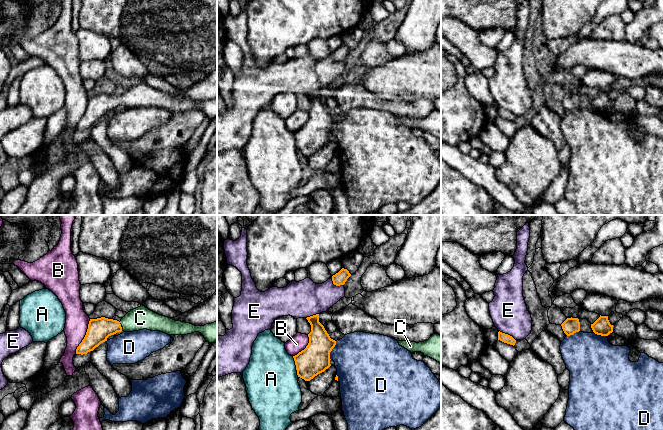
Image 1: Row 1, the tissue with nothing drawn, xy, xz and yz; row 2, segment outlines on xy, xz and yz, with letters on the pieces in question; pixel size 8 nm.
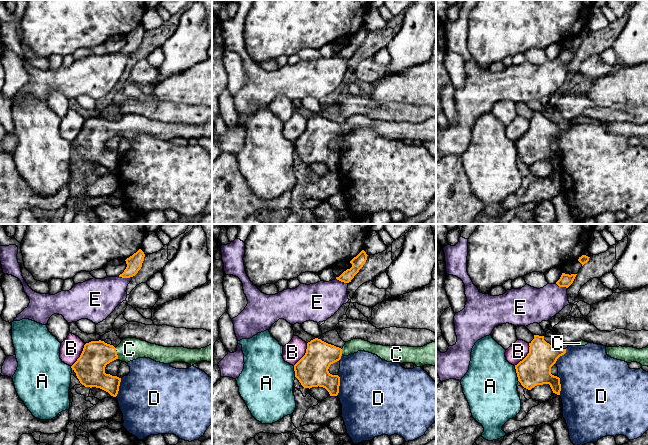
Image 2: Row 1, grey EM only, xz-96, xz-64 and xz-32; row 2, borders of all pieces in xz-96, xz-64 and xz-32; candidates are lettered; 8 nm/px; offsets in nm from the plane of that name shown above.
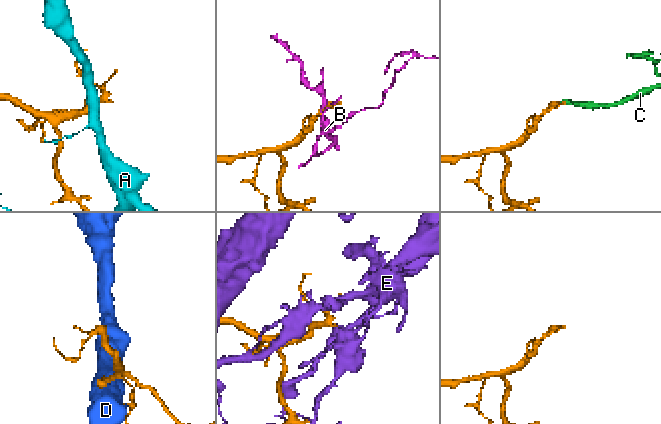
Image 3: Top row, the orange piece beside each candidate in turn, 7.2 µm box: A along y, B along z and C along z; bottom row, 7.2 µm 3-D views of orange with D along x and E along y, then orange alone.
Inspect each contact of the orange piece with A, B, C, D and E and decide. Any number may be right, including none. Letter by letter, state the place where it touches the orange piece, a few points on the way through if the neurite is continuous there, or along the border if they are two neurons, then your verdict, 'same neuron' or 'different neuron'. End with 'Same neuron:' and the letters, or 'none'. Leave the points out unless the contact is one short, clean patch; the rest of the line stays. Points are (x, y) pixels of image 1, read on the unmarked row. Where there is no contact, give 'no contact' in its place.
A: xz (296, 142) | different neuron
B: xy (85, 112) | different neuron
C: xy (119, 99) | across xy (99, 105), (115, 102), (119, 99), (131, 98), (140, 94) | same neuron
D: xz (331, 126) | different neuron
E: xz (335, 60) | different neuron
Same neuron: C

